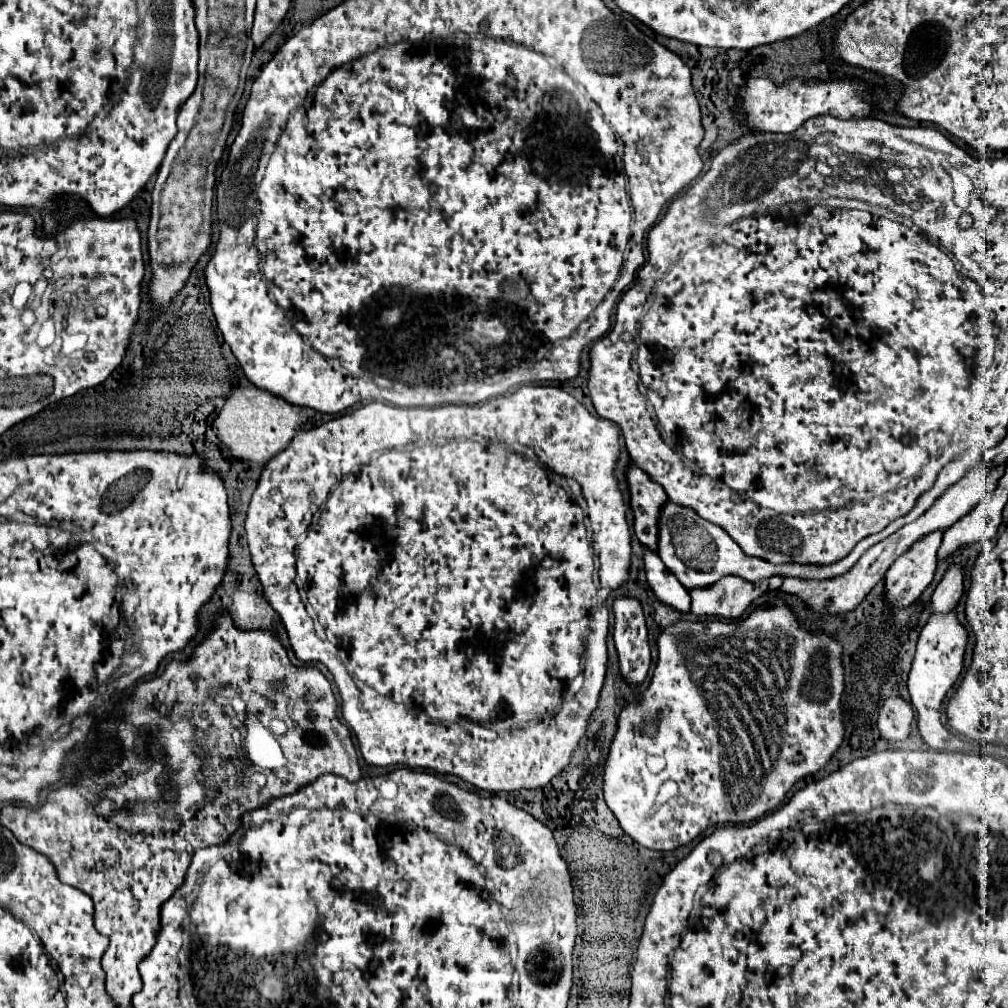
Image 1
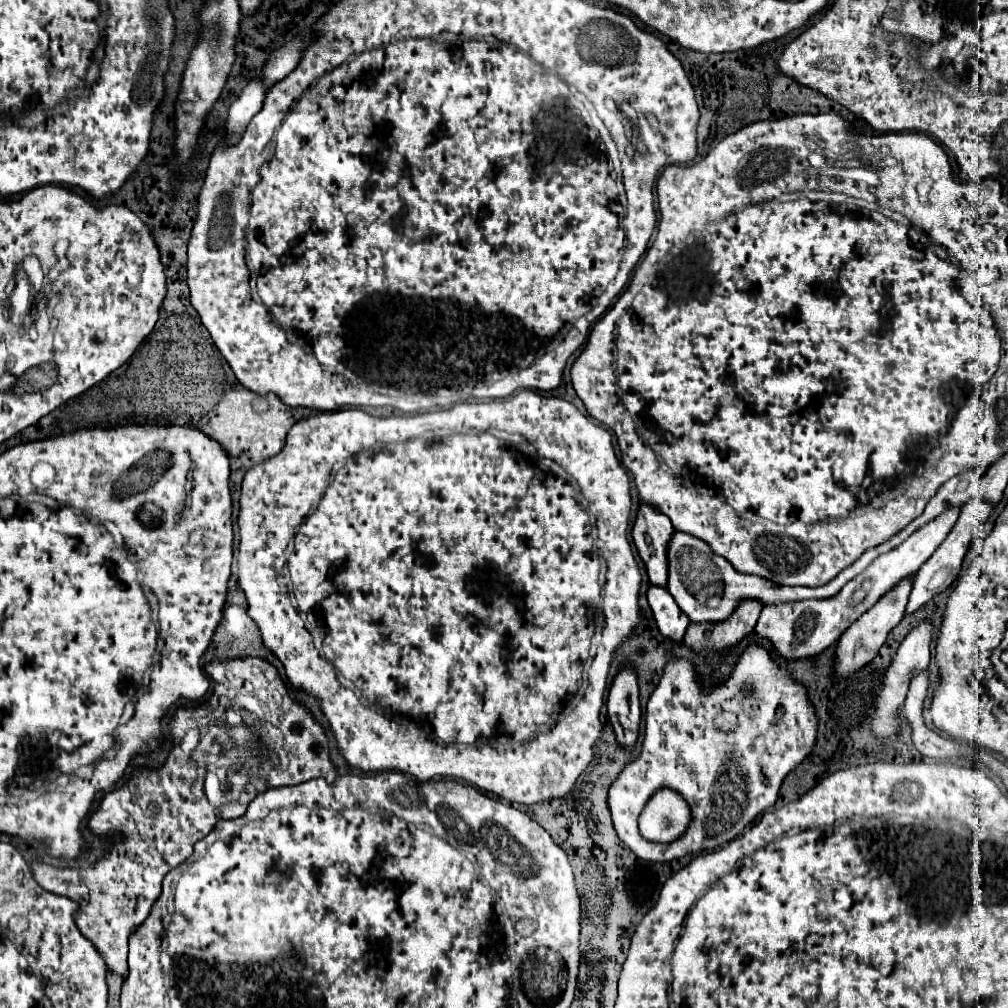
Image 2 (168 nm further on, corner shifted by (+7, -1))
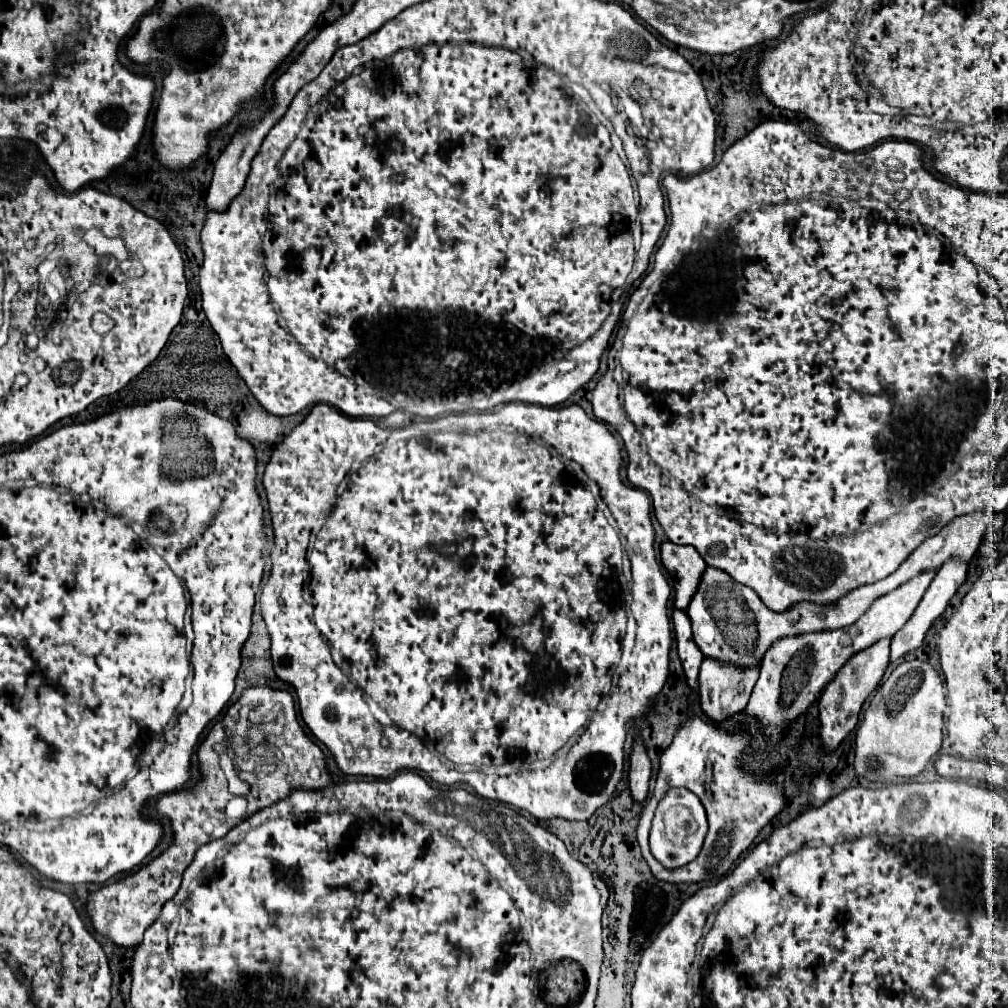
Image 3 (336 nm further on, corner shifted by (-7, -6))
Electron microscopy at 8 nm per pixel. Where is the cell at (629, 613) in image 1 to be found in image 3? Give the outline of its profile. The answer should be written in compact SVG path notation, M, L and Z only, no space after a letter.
M638 741L632 751L632 765L630 765L630 775L628 775L632 801L640 803L646 799L648 781L650 781L650 759L644 751L644 745Z

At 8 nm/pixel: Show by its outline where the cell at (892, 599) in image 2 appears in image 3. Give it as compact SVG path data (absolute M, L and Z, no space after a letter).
M882 639L882 643L876 643L876 647L868 647L866 651L854 655L854 659L848 659L846 667L842 667L842 671L838 671L834 681L824 689L818 701L818 719L820 719L818 735L824 751L828 753L836 751L838 745L850 735L850 731L854 731L854 727L858 725L862 703L876 689L888 667L888 655L890 655L890 639Z

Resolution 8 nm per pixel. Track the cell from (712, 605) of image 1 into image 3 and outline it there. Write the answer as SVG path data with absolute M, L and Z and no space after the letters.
M704 659L700 667L700 707L716 723L742 713L758 681L758 669L740 671Z

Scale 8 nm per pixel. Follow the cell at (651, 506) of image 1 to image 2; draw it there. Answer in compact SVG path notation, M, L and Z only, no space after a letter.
M640 502L636 522L632 526L632 538L638 548L638 554L646 566L648 578L652 584L664 586L668 572L666 572L666 558L664 546L672 536L672 522L666 514L656 510L652 504Z

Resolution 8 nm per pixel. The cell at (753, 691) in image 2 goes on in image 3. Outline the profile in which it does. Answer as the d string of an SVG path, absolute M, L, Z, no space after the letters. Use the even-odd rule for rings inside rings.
M692 717L690 721L684 721L680 725L672 745L664 751L660 759L654 797L644 803L644 811L640 815L638 825L638 843L642 849L642 857L646 859L656 879L678 885L678 883L712 883L724 877L732 869L734 861L752 845L758 831L780 813L780 809L784 807L784 793L774 783L774 779L770 775L764 775L762 781L756 781L752 773L740 769L740 759L746 747L748 747L746 733L730 735L718 729L714 723L702 721L700 717ZM670 787L684 787L696 793L706 809L710 825L700 855L686 867L680 867L678 871L666 871L656 859L652 859L648 849L648 833L656 805Z

